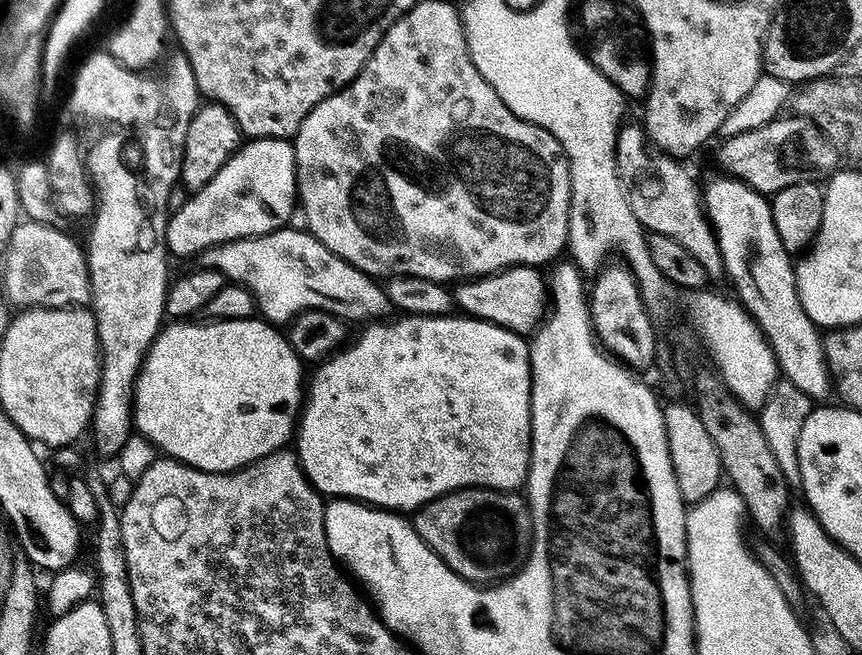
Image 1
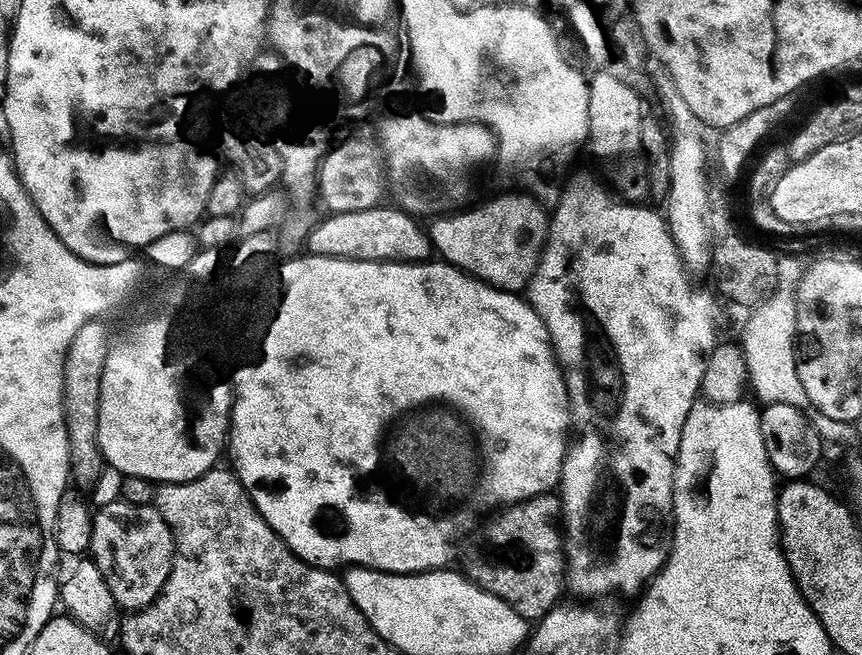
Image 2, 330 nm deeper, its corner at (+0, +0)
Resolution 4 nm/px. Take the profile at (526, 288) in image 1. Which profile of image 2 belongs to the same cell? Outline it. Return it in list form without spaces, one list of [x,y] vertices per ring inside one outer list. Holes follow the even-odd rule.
[[[381,202],[370,210],[350,210],[325,215],[325,220],[317,219],[308,230],[306,248],[313,256],[346,258],[347,260],[402,260],[405,264],[423,264],[433,255],[432,240],[422,227],[421,221],[413,213],[391,203]]]

